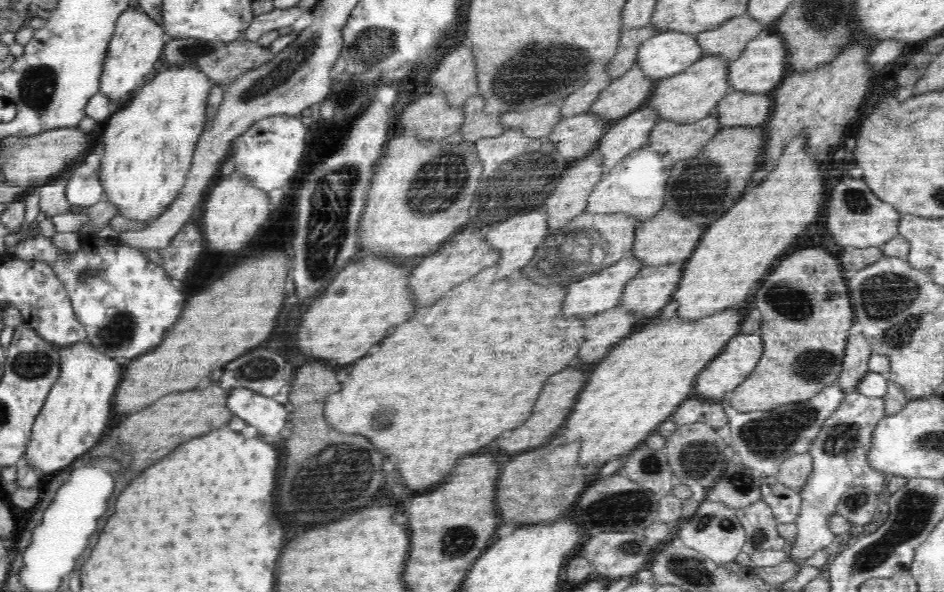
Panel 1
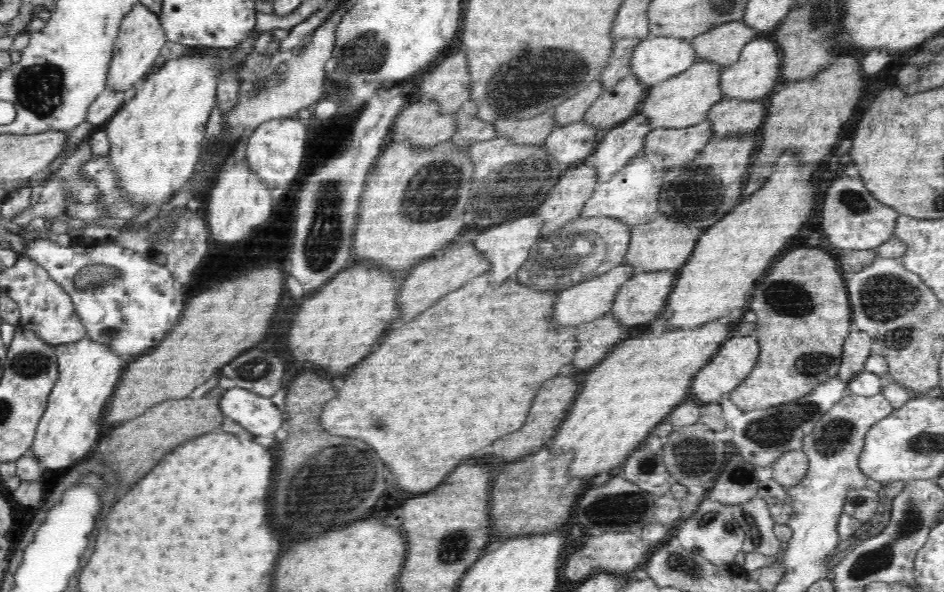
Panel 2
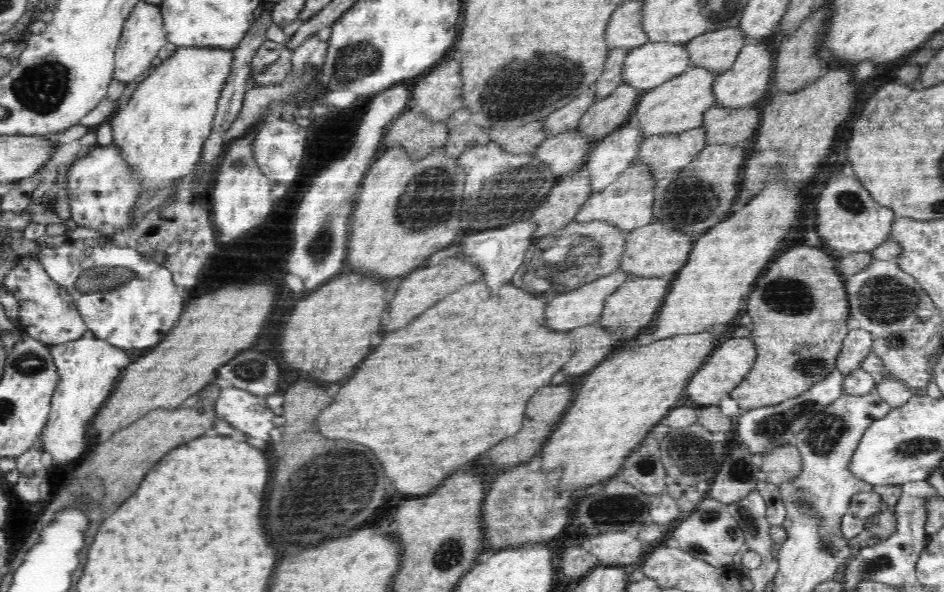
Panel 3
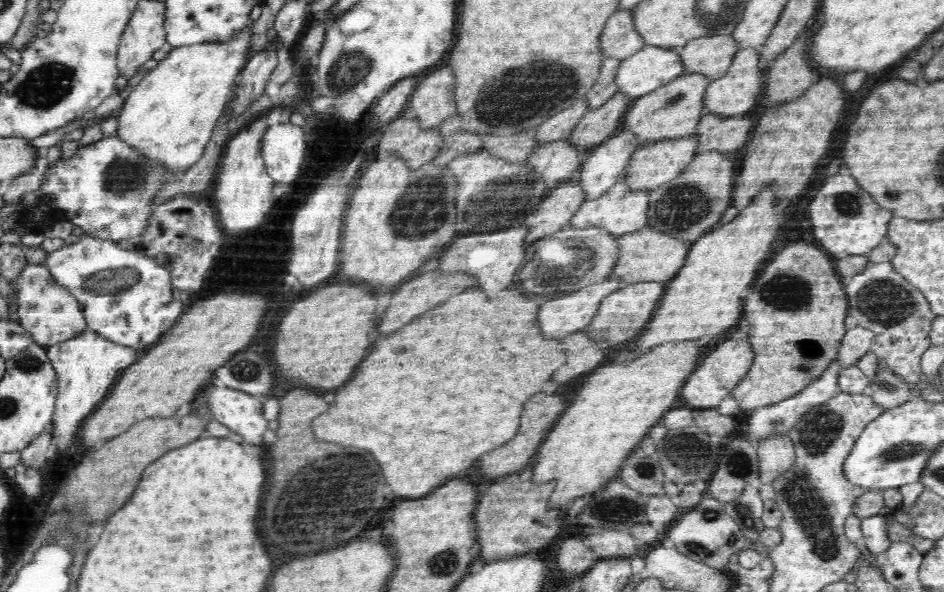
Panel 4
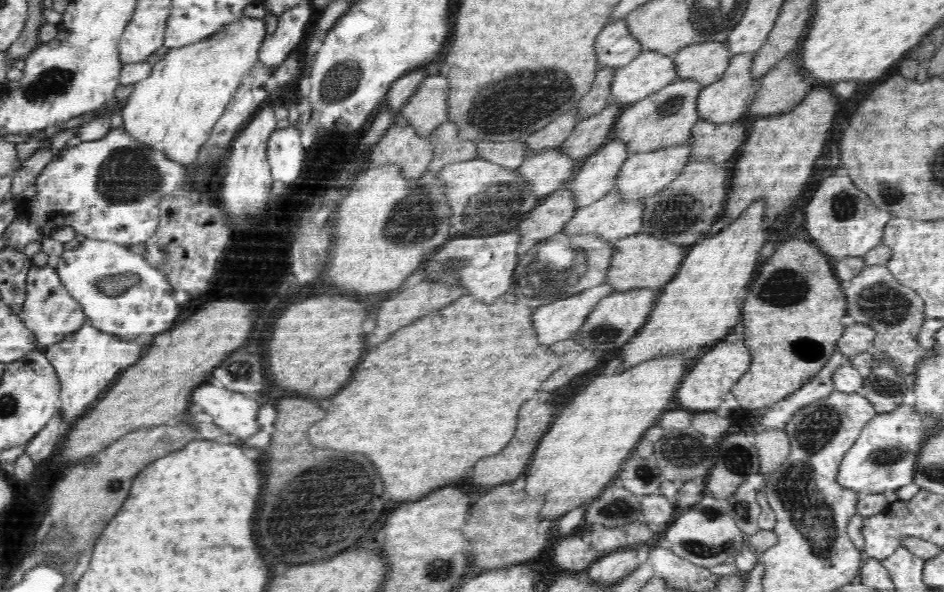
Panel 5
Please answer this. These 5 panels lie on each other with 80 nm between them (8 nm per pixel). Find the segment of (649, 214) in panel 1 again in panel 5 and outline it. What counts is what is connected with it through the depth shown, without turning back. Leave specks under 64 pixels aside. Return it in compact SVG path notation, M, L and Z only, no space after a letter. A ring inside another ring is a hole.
M614 187L604 198L600 198L588 206L584 206L584 208L576 209L574 216L566 223L561 234L596 234L600 235L602 240L613 244L624 237L640 233L643 225L642 217L643 200L628 200L628 202L624 202L619 197L617 188Z

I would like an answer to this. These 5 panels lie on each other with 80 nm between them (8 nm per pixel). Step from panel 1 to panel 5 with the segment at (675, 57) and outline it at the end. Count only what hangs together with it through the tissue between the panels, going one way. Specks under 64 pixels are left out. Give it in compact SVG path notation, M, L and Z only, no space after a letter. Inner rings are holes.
M643 50L630 64L616 69L610 88L612 101L633 105L676 80L673 56Z

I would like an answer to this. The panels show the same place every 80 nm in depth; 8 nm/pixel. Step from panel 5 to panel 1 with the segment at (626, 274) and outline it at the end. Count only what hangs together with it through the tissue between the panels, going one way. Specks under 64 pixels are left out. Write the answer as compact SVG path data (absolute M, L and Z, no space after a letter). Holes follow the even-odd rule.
M669 208L660 209L654 217L641 221L635 230L633 247L626 256L634 256L642 261L644 266L664 266L676 262L685 262L694 252L704 234L704 225L692 222L689 218L676 214Z

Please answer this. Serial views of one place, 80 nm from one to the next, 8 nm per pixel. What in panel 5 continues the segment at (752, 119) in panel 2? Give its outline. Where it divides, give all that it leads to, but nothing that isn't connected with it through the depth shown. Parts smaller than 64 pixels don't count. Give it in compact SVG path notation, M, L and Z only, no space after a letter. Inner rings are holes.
M743 119L730 124L718 125L713 122L699 120L691 130L691 151L688 163L702 162L702 160L711 160L714 164L724 163L726 160L731 163L734 156L738 155L739 148L747 137L748 126L749 123L746 123Z

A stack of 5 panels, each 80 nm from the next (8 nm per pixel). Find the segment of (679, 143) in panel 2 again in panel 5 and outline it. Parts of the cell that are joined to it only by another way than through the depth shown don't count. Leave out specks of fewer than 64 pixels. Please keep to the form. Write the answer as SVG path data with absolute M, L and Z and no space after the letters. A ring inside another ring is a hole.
M691 143L680 146L666 146L660 150L652 150L628 157L615 180L615 188L624 202L643 200L664 190L687 165L691 151Z

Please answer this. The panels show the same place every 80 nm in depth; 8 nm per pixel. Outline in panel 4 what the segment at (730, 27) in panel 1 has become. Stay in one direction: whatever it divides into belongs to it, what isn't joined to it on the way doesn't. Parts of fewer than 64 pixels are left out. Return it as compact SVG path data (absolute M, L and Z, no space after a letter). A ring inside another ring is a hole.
M731 35L694 38L679 48L683 74L697 72L712 81L722 78L738 51Z

